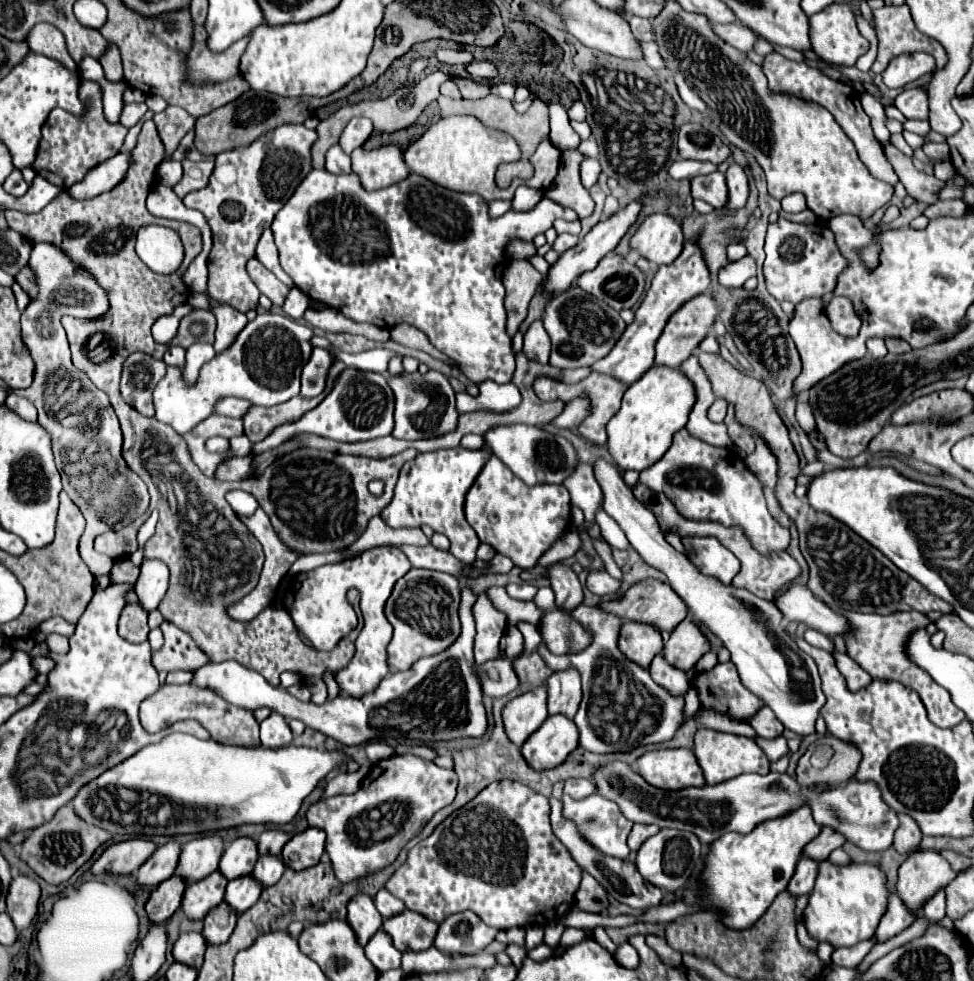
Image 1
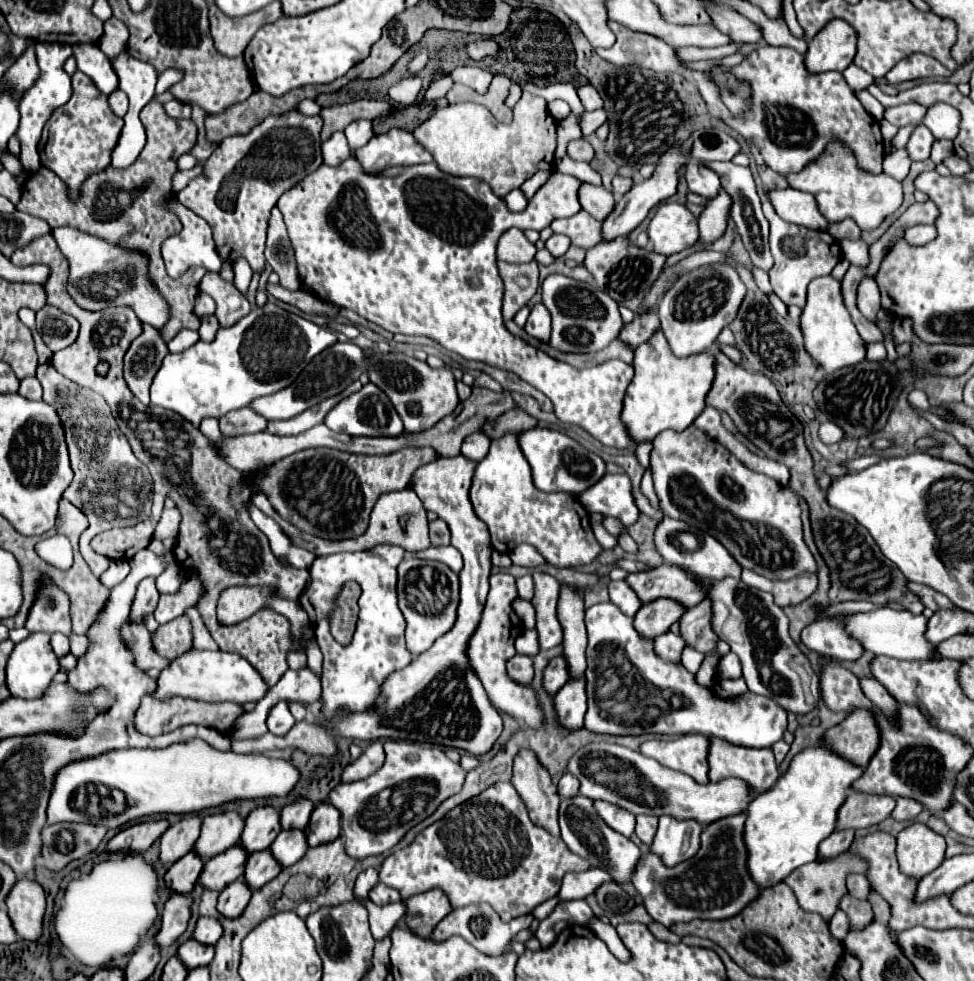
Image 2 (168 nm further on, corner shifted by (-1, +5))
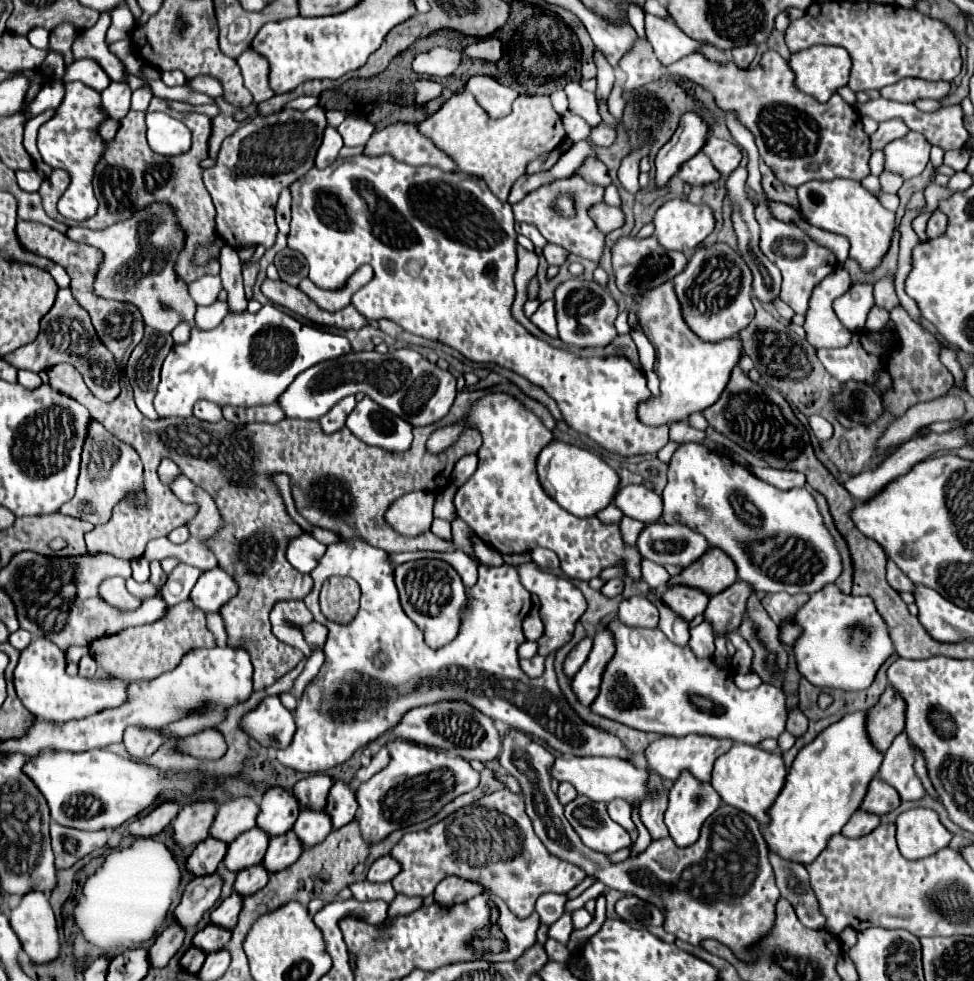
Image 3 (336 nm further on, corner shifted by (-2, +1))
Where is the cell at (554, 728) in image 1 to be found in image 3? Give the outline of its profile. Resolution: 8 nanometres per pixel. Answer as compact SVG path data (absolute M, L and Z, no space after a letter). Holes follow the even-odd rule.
M603 628L597 638L593 638L593 650L589 652L585 666L581 666L571 680L571 688L583 706L591 706L595 700L597 686L601 684L601 670L605 670L609 654L613 654L613 642L609 642L609 630Z

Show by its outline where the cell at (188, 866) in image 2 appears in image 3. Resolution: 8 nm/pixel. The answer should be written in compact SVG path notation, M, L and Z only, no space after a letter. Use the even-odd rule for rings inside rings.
M207 838L205 842L197 844L195 850L191 852L191 856L185 862L185 868L193 874L193 876L207 876L213 874L221 862L221 858L225 856L227 844L219 842L215 838Z

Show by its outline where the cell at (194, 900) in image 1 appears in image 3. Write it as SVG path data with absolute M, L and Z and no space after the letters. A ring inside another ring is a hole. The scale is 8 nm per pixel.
M247 830L237 840L233 840L223 858L223 866L231 872L241 872L249 866L255 866L265 856L265 846L269 844L269 836L259 830Z

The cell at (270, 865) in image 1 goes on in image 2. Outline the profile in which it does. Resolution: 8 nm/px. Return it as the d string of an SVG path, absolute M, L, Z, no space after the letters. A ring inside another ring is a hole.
M292 828L292 830L282 830L278 834L278 838L272 842L270 846L272 854L284 864L284 866L292 866L294 862L298 862L306 850L308 850L308 842L306 842L306 832L304 828Z

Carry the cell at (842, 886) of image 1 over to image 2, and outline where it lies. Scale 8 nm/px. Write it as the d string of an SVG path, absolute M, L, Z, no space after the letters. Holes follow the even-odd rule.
M846 894L840 900L840 910L844 910L848 914L848 918L850 918L850 930L864 928L874 918L870 902L868 900L858 900L858 898L850 896L850 894Z

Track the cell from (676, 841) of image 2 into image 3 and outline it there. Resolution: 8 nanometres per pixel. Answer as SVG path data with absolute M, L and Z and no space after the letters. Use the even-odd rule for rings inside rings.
M683 774L673 784L673 788L669 792L669 806L665 810L665 824L667 824L669 836L673 838L675 846L685 848L685 846L695 844L699 840L703 822L719 808L719 804L721 804L721 798L709 782L695 782L695 778L689 778L687 774Z

